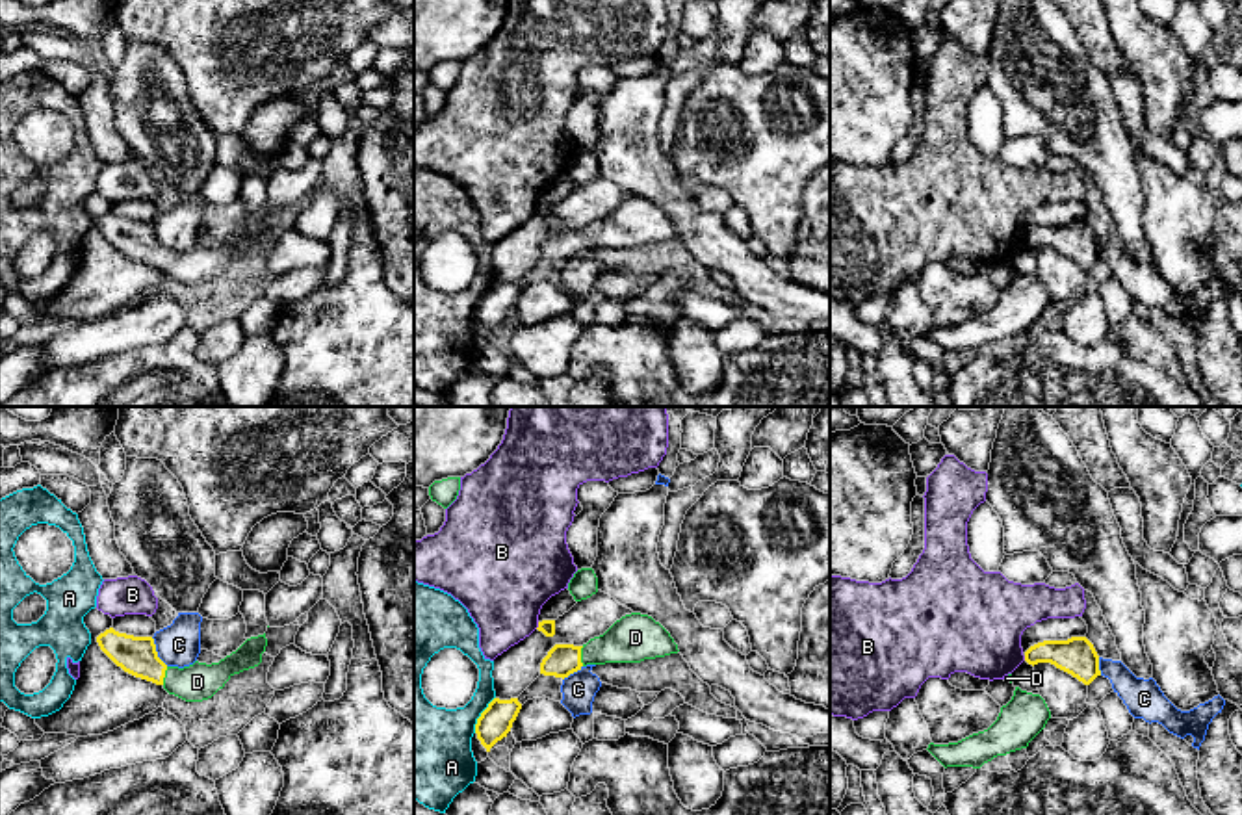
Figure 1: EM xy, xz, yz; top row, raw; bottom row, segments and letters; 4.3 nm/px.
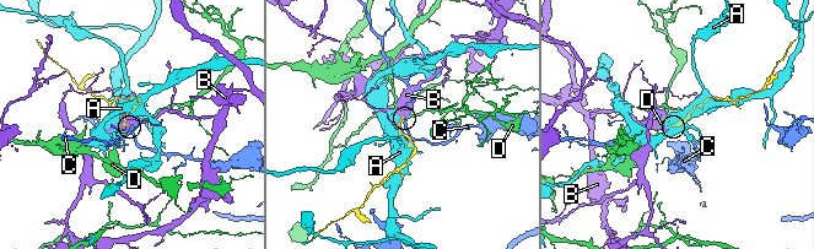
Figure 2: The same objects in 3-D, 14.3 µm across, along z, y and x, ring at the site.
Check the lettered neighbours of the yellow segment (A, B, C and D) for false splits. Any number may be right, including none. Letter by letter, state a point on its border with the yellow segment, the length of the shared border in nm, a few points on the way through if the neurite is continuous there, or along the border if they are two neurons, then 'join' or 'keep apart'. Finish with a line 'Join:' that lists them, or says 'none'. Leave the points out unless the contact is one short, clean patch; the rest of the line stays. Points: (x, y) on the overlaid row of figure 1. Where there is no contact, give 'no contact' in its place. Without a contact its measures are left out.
A: xz (481, 715) | 180 nm | keep apart
B: xz (539, 626) | 40 nm | along xz (539, 622), (535, 628) | keep apart
C: xy (156, 652) | 150 nm | along xy (151, 637), (156, 654), (168, 665) | keep apart
D: xz (580, 656) | 90 nm | across xz (563, 659), (580, 656), (632, 639) | join
Join: D

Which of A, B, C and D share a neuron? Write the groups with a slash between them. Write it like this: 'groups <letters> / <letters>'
groups A / B / C / D

